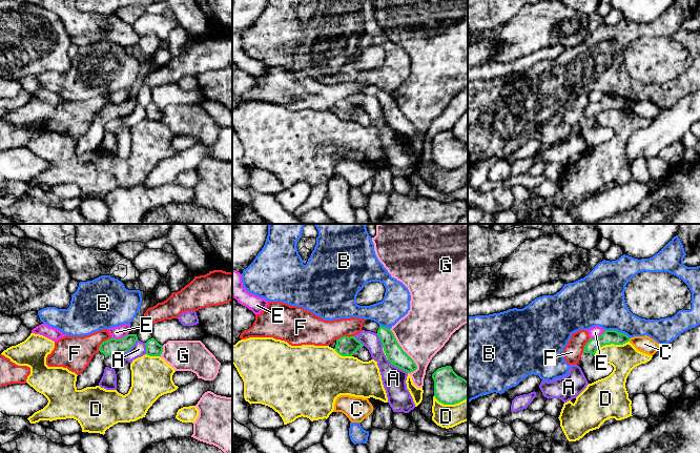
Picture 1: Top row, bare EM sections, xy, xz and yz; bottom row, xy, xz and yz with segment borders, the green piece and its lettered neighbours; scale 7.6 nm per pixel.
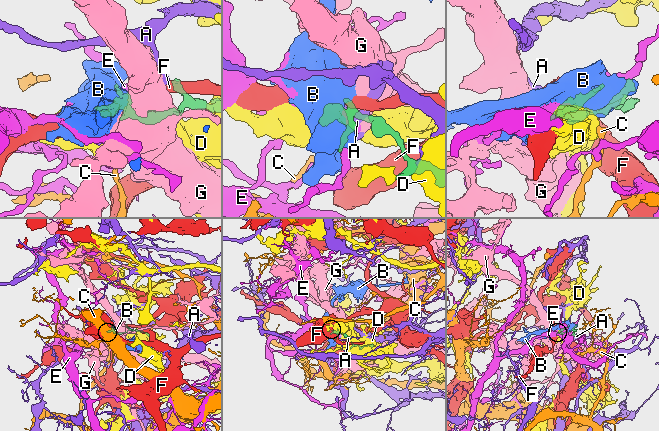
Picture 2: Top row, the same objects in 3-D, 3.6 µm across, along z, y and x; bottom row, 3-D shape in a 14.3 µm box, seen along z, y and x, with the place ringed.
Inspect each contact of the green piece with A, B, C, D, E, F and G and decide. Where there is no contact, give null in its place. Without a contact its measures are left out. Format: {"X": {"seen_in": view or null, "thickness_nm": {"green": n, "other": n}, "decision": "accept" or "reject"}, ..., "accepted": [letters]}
{"A": {"seen_in": "xz", "thickness_nm": {"green": 140, "other": 180}, "decision": "reject"}, "B": {"seen_in": "yz", "thickness_nm": {"green": 110, "other": 360}, "decision": "reject"}, "C": {"seen_in": "yz", "thickness_nm": {"green": 110, "other": 130}, "decision": "reject"}, "D": {"seen_in": "yz", "thickness_nm": {"green": 110, "other": 220}, "decision": "reject"}, "E": {"seen_in": "xy", "thickness_nm": {"green": 120, "other": 100}, "decision": "reject"}, "F": {"seen_in": "xy", "thickness_nm": {"green": 120, "other": 260}, "decision": "reject"}, "G": {"seen_in": "xz", "thickness_nm": {"green": 140, "other": 380}, "decision": "reject"}, "accepted": []}

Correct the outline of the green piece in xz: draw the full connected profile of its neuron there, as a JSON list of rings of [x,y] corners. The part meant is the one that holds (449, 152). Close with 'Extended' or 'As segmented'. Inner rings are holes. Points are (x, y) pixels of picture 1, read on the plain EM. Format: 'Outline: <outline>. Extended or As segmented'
Outline: [[[451,130],[438,132],[433,139],[434,161],[444,169],[455,169],[468,163],[468,145],[458,141]]]. As segmented

